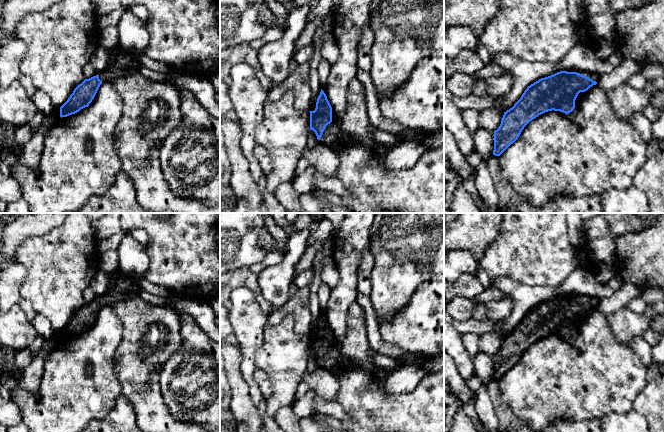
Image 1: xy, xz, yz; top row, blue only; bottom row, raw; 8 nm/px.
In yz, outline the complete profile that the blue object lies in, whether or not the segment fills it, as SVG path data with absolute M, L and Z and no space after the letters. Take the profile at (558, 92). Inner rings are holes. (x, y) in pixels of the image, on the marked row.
M560 71L528 86L514 106L504 112L500 126L494 131L493 155L500 156L518 139L524 127L539 115L552 110L565 114L572 112L578 94L596 85L599 76L597 73L582 75L577 72Z

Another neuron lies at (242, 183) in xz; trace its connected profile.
M226 118L221 119L220 123L231 164L230 187L238 201L245 201L251 209L258 208L263 201L263 194L253 179L249 162L241 149L242 129L238 122Z

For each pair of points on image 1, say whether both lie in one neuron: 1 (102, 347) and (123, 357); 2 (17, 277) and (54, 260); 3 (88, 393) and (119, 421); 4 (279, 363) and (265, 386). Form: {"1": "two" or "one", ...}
{"1": "two", "2": "two", "3": "two", "4": "two"}

